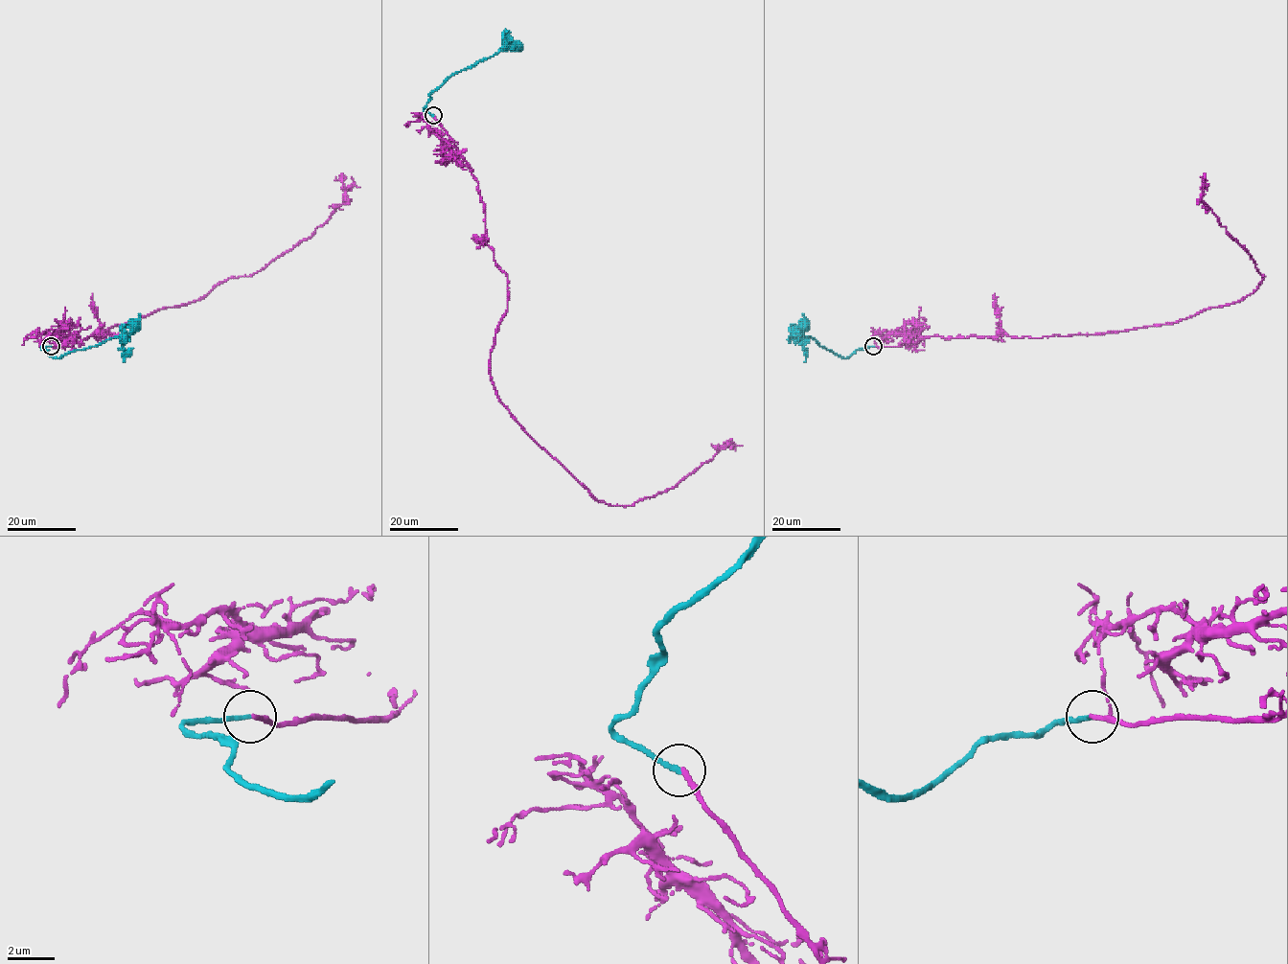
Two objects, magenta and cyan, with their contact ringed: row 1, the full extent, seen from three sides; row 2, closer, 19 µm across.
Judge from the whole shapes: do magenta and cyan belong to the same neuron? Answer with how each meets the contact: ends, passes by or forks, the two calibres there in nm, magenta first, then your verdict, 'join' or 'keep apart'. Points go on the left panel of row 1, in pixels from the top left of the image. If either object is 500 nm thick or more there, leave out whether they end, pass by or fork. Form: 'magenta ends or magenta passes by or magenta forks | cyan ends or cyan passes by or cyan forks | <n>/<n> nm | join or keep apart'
magenta ends | cyan ends | 240/190 nm | join

